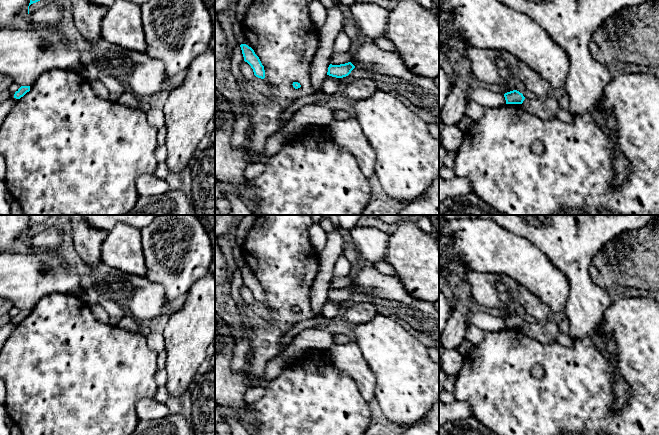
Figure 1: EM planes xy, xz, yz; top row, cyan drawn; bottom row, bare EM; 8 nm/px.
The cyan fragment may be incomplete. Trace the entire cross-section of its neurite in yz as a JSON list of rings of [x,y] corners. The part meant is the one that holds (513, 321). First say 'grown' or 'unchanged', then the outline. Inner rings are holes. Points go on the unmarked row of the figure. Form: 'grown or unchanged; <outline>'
unchanged; [[[513,314],[504,318],[506,328],[522,328],[525,321],[517,314]]]

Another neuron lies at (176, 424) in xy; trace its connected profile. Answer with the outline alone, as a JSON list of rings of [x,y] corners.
[[[172,414],[158,420],[139,420],[130,435],[195,435],[195,432],[189,419],[181,414]]]

